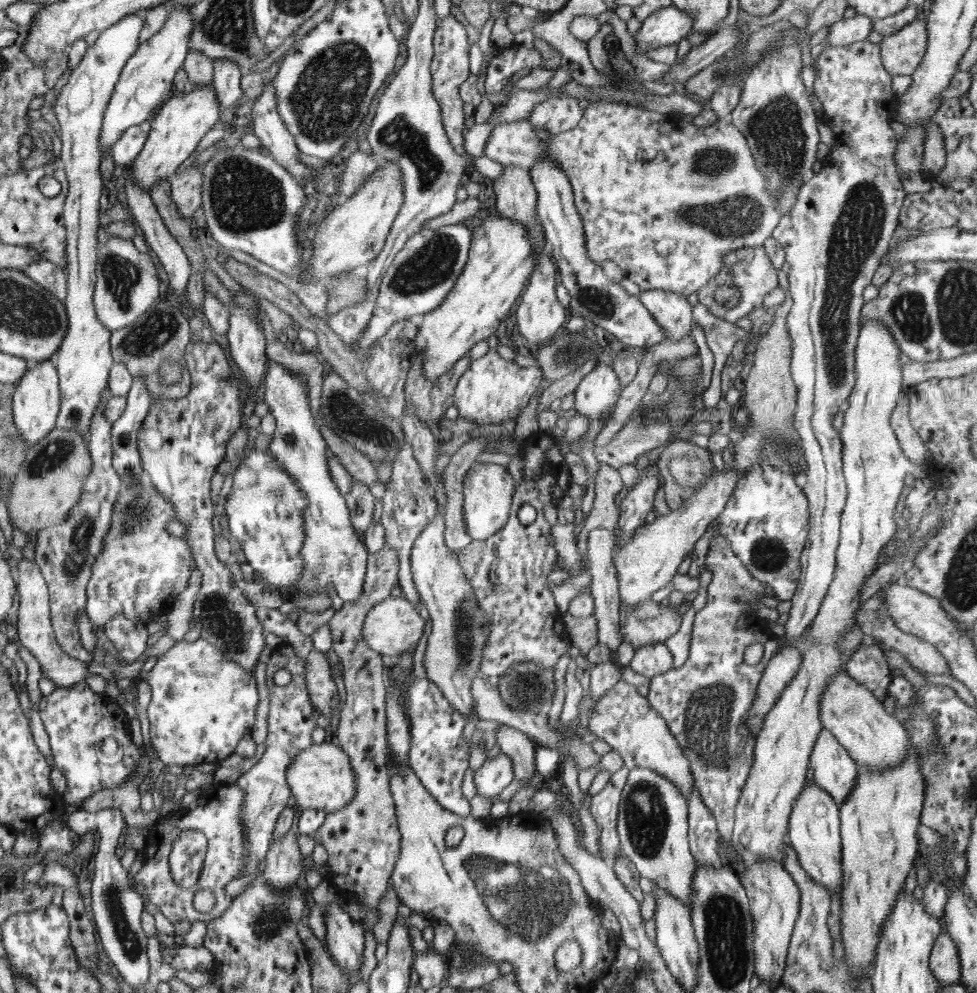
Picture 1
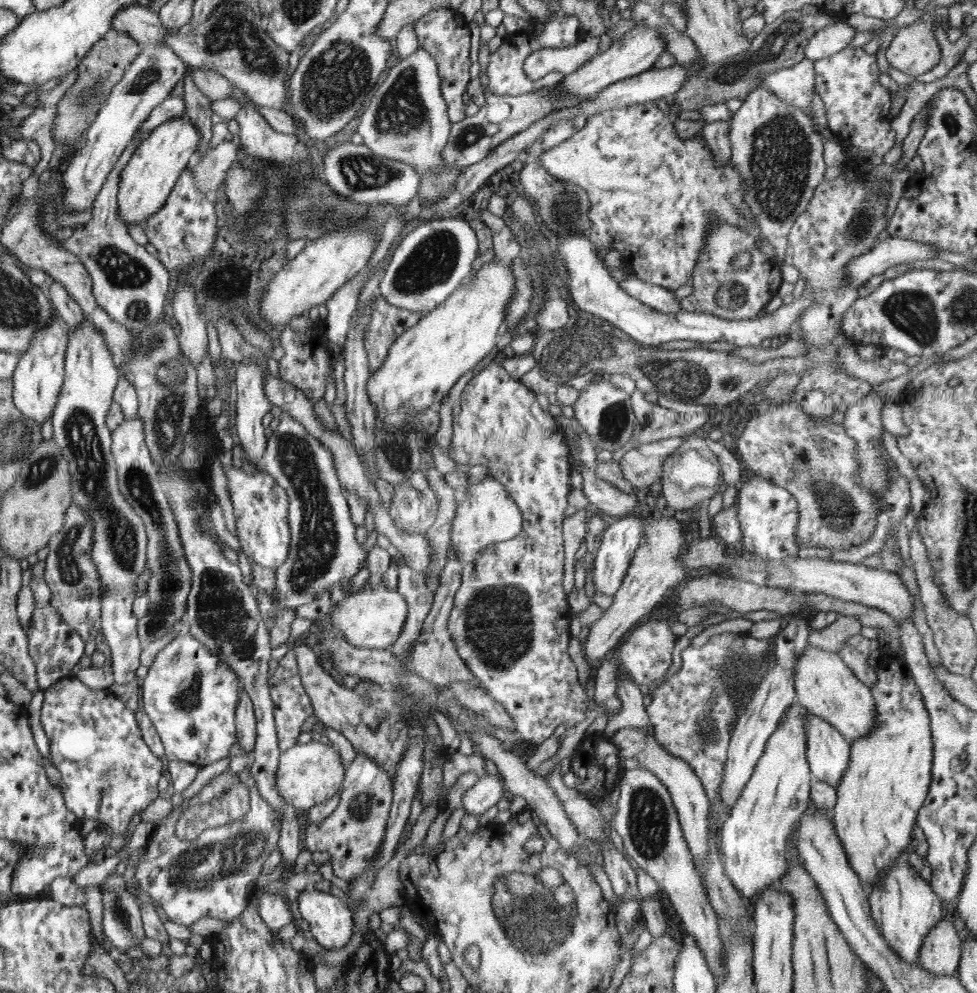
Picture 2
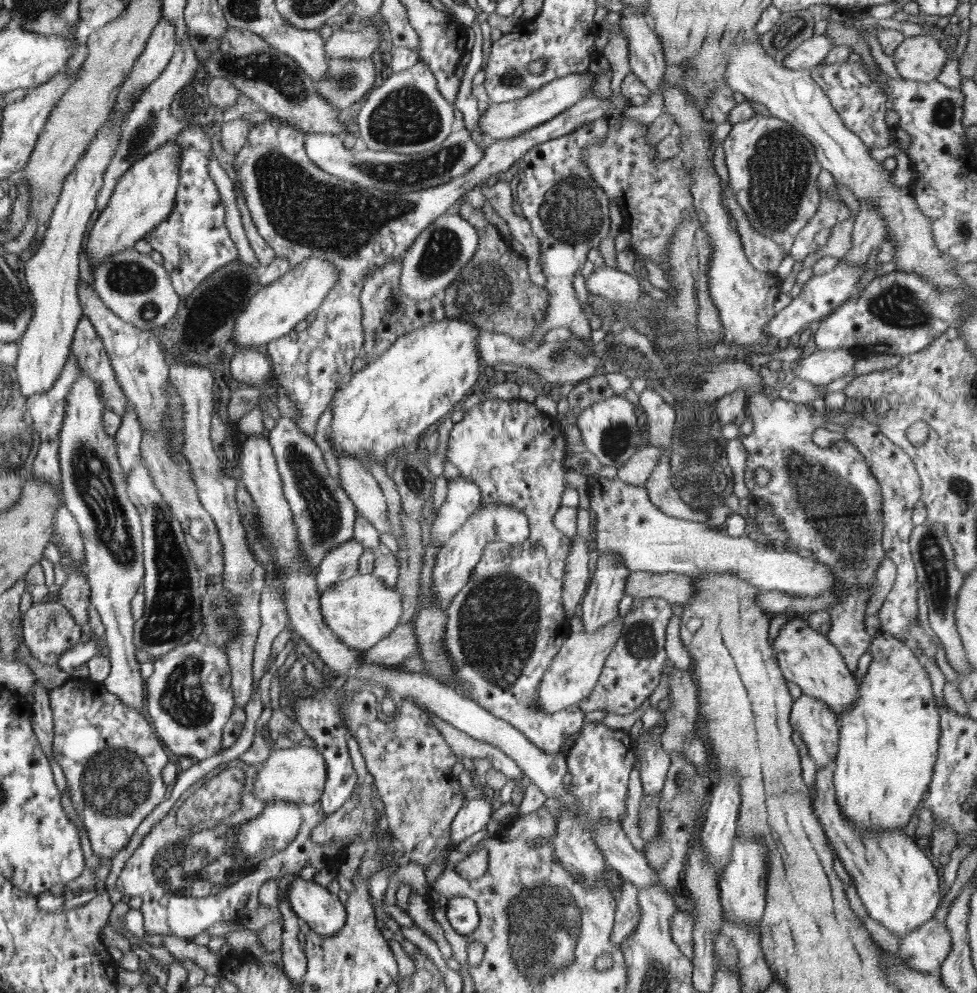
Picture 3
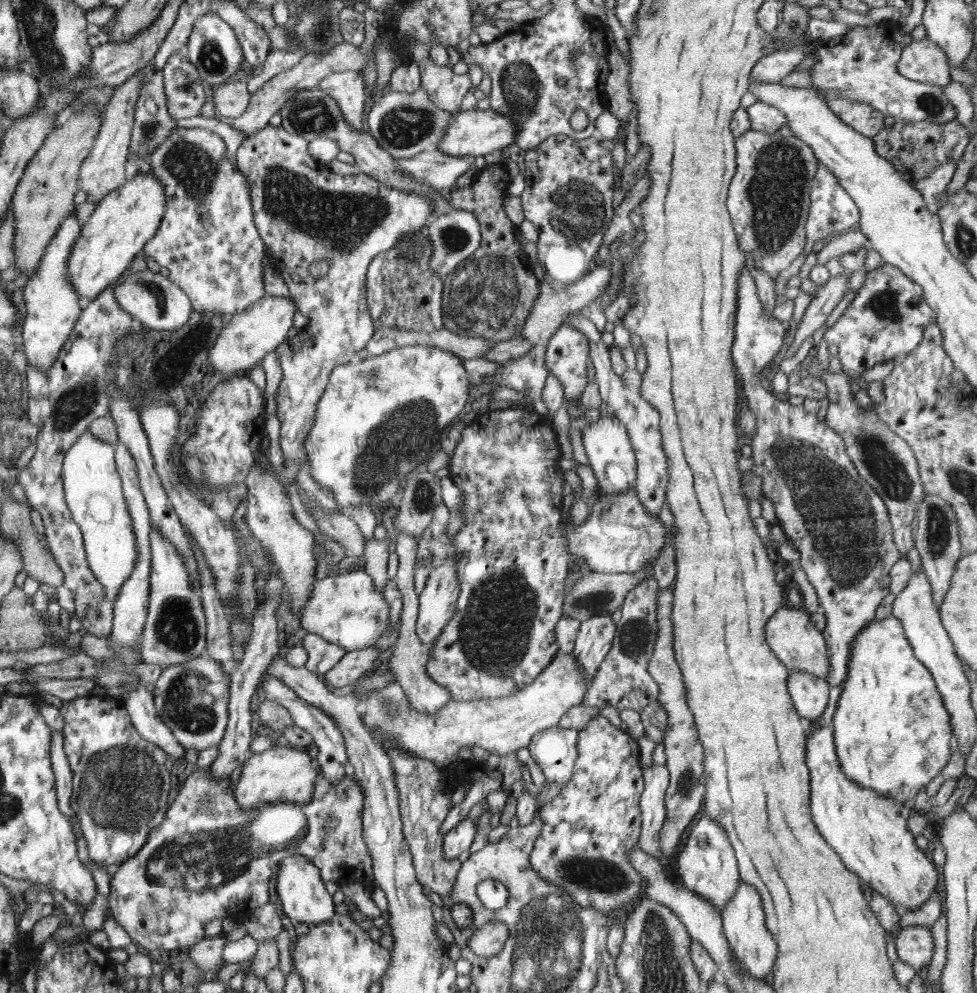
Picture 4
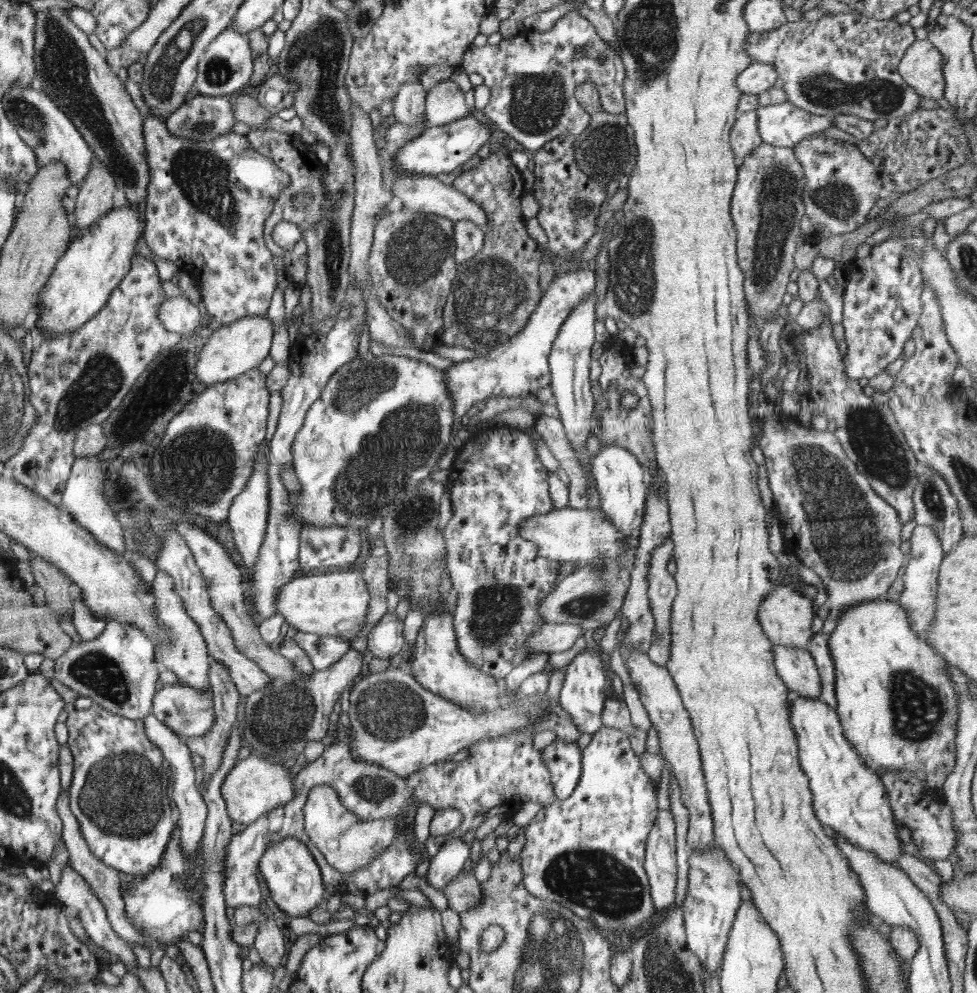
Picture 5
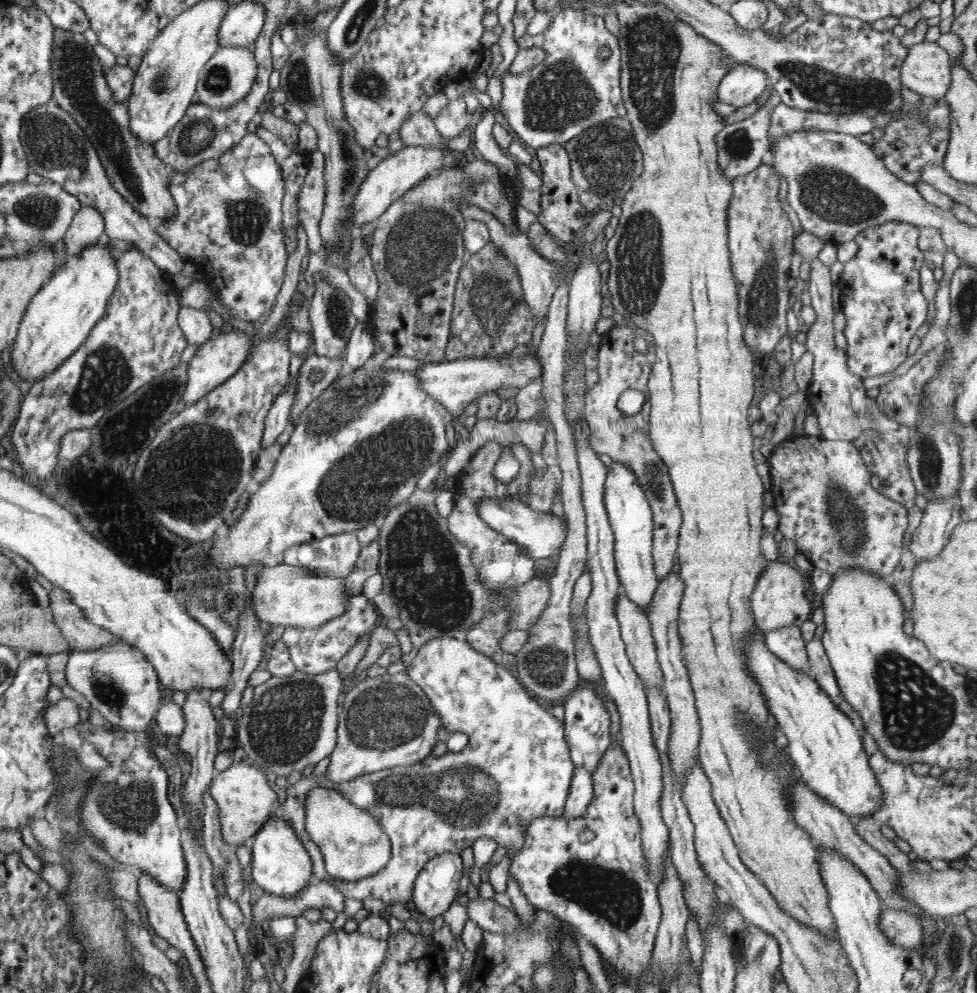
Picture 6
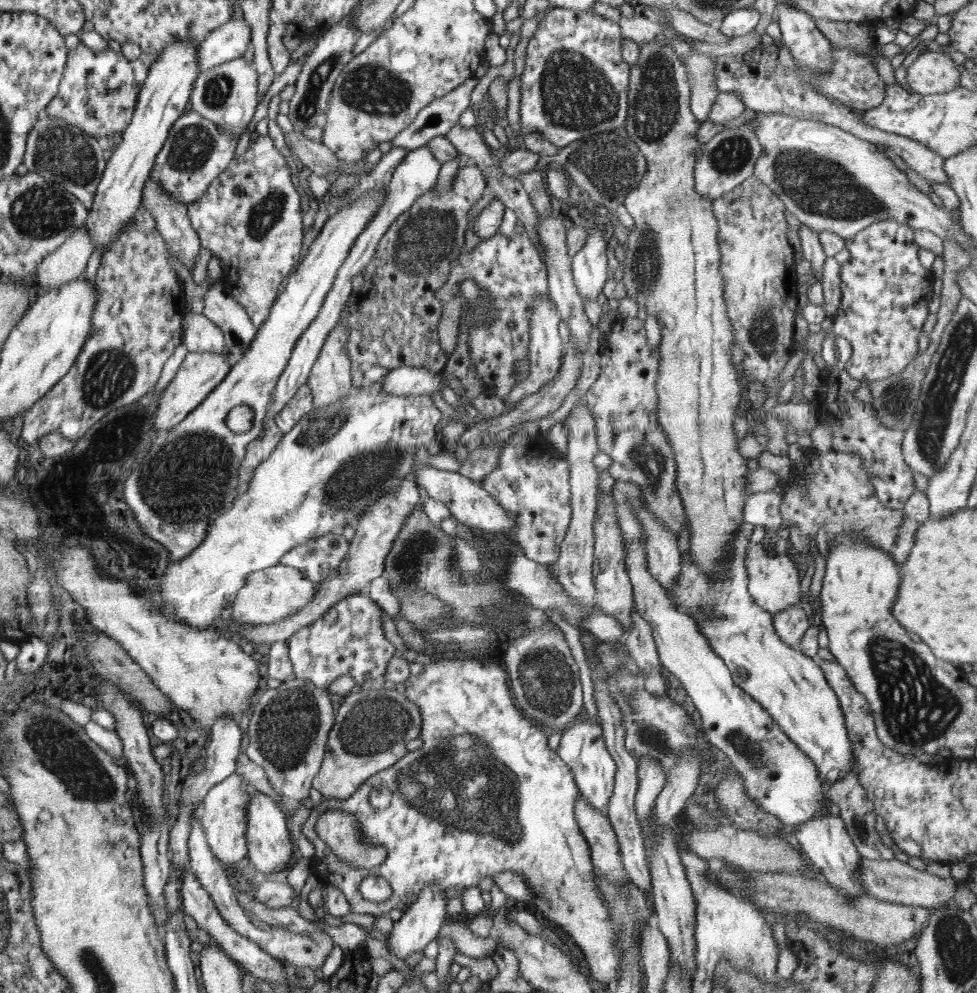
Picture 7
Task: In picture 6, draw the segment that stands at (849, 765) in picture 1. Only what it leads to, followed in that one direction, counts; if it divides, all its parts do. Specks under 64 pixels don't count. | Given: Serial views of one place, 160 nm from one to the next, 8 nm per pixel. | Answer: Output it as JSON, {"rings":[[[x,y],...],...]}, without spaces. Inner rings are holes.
{"rings":[[[793,624],[767,632],[765,645],[770,652],[773,652],[790,668],[807,670],[806,642],[803,639],[800,626]]]}

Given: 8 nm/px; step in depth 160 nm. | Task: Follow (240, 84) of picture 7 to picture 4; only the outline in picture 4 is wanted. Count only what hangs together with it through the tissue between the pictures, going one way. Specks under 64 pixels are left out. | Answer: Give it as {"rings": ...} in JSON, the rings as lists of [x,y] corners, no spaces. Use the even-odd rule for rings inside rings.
{"rings":[[[212,11],[198,17],[193,24],[193,30],[189,34],[185,52],[189,61],[197,68],[201,80],[208,82],[213,89],[228,80],[239,78],[241,72],[239,66],[244,60],[240,42],[234,29],[227,22],[224,22],[220,15]]]}

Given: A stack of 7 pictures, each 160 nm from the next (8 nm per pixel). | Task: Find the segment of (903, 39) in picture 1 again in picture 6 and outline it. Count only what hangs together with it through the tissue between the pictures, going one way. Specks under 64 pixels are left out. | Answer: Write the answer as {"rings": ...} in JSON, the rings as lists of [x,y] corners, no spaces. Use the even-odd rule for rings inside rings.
{"rings":[[[937,42],[910,46],[901,64],[901,83],[921,96],[943,97],[951,83],[950,56]]]}

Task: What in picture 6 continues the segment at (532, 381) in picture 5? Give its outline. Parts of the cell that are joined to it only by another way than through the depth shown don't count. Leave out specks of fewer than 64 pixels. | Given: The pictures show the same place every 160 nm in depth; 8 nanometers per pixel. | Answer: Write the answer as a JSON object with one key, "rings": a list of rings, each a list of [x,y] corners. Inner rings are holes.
{"rings":[[[527,344],[520,347],[509,355],[501,357],[470,357],[468,359],[458,359],[455,361],[442,360],[439,363],[427,363],[413,372],[420,380],[420,388],[443,404],[454,416],[459,418],[462,410],[478,399],[480,395],[488,392],[496,392],[500,389],[524,389],[528,382],[538,379],[543,373],[542,365],[538,360],[537,351],[526,353]]]}

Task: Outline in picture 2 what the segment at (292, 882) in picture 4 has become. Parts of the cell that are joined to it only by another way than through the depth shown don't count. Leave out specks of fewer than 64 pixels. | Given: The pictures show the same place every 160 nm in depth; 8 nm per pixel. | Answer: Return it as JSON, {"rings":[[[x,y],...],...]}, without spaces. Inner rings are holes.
{"rings":[[[308,887],[299,894],[298,908],[303,918],[309,922],[314,938],[328,951],[344,948],[350,942],[352,928],[355,926],[353,913],[340,898],[336,898],[332,893],[324,894],[323,891]]]}

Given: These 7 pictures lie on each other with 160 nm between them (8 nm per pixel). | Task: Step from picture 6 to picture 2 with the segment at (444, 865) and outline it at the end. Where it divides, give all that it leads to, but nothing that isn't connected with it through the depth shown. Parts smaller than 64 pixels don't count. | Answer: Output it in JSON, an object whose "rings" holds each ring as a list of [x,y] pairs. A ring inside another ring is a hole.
{"rings":[[[496,774],[482,776],[464,794],[462,808],[465,812],[481,816],[500,800],[503,800],[504,788],[505,783]]]}

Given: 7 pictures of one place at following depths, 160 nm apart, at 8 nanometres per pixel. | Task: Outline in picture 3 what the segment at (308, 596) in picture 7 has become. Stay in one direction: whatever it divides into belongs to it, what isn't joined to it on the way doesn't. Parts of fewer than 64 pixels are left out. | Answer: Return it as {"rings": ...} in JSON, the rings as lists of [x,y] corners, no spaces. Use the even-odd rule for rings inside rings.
{"rings":[[[359,573],[343,580],[320,594],[321,613],[324,621],[340,639],[356,650],[366,651],[379,640],[386,638],[398,625],[400,614],[405,609],[401,594],[386,586],[372,573]]]}

